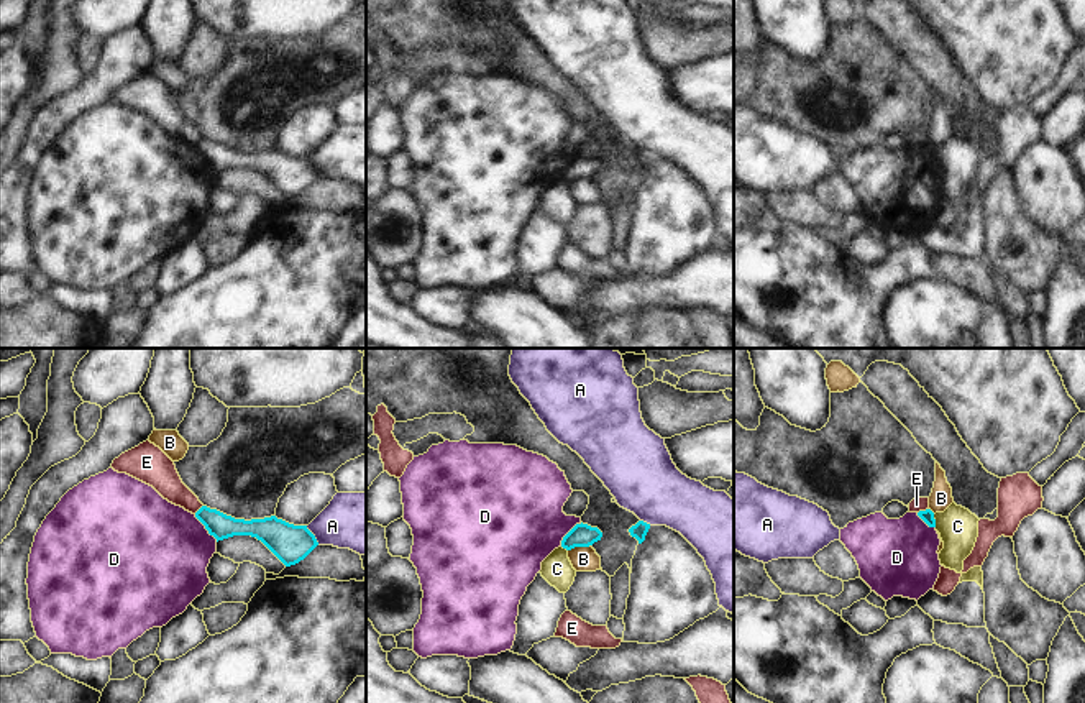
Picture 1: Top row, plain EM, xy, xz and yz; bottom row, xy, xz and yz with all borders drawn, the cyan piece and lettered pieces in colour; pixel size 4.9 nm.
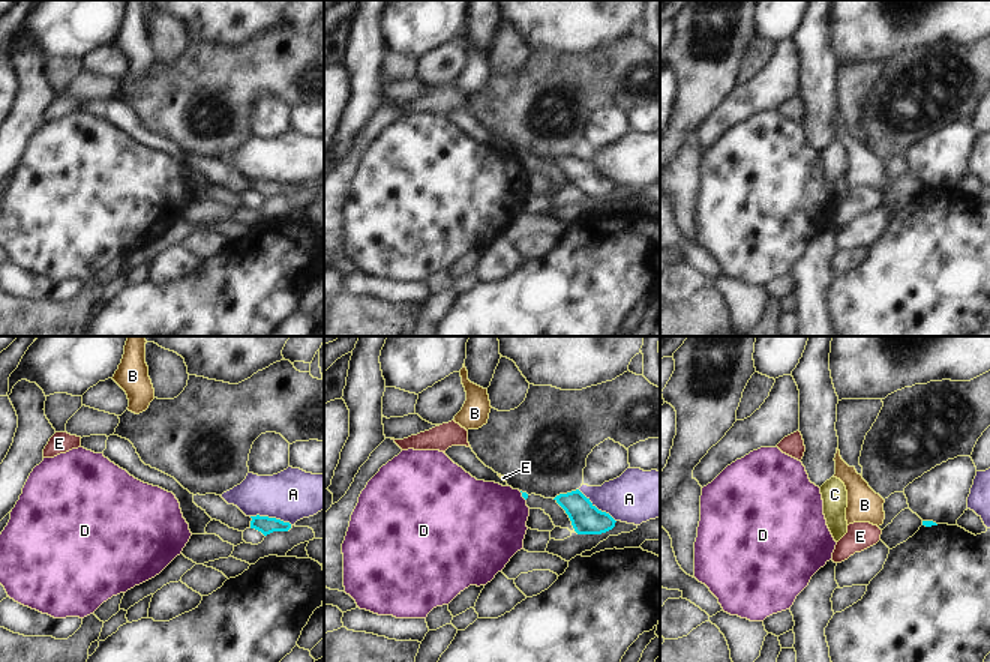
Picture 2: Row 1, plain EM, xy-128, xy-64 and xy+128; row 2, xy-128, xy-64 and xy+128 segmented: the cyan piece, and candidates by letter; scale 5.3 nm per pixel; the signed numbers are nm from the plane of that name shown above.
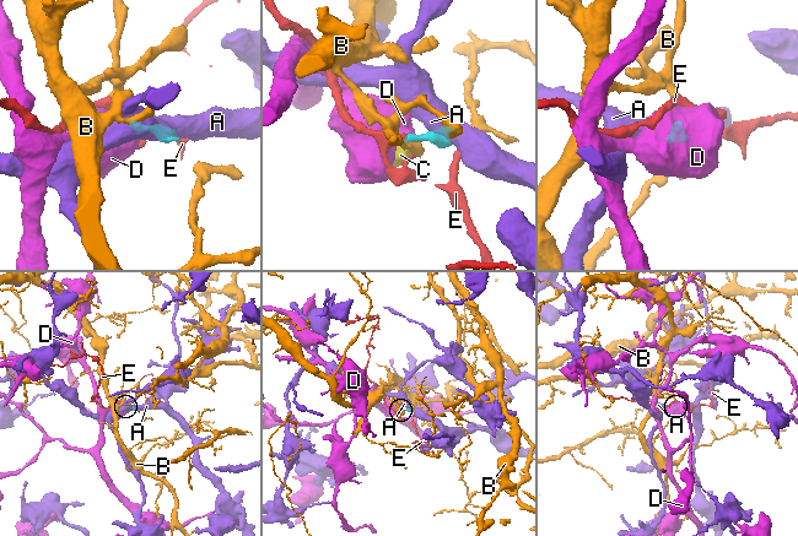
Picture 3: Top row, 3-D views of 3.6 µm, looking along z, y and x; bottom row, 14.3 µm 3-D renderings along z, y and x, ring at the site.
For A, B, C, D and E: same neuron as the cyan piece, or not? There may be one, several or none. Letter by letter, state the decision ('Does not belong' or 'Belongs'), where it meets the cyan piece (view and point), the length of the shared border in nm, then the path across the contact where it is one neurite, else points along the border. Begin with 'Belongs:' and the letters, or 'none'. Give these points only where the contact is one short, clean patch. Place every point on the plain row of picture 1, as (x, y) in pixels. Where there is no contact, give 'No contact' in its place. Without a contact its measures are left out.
Belongs: none
A: Does not belong. Touches cyan at xy (314, 168). Shared border 120 nm. Boundary: xy (306, 158), (319, 176)
B: Does not belong. Touches cyan at xz (578, 178). Shared border 120 nm. Boundary: xz (590, 176), (568, 183)
C: Does not belong. Touches cyan at yz (934, 153). Shared border 70 nm. Boundary: yz (933, 147), (936, 158)
D: Does not belong. Touches cyan at xy (206, 160). Shared border 180 nm. Boundary: xy (194, 147), (217, 173)
E: Does not belong. Touches cyan at yz (923, 143). Shared border 60 nm. Boundary: yz (928, 140), (918, 145)

